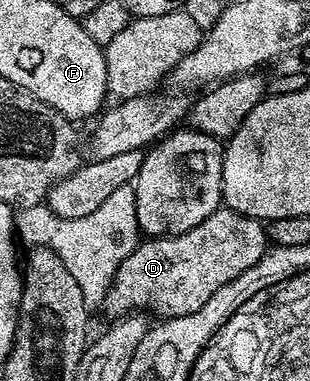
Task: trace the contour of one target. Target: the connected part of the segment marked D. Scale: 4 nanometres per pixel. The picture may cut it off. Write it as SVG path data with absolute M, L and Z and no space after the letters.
M221 206L187 232L146 238L136 245L132 254L120 262L120 268L116 270L110 289L106 292L104 309L112 316L110 318L121 318L137 310L146 310L142 308L155 312L158 318L196 314L196 310L200 310L200 306L204 306L204 302L208 302L208 298L212 298L220 286L226 286L248 266L255 265L267 251L268 237L263 221L253 220L251 216Z

